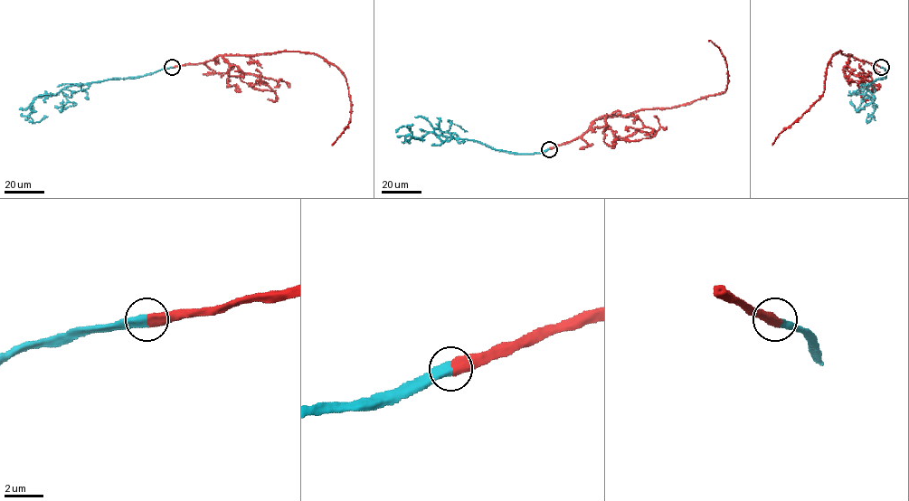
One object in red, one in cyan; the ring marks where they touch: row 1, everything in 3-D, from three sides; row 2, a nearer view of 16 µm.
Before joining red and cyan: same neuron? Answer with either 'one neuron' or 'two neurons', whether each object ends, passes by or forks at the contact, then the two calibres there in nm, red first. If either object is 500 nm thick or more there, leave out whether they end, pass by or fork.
one neuron; 550 nm thick on the red side, 550 nm on the other

